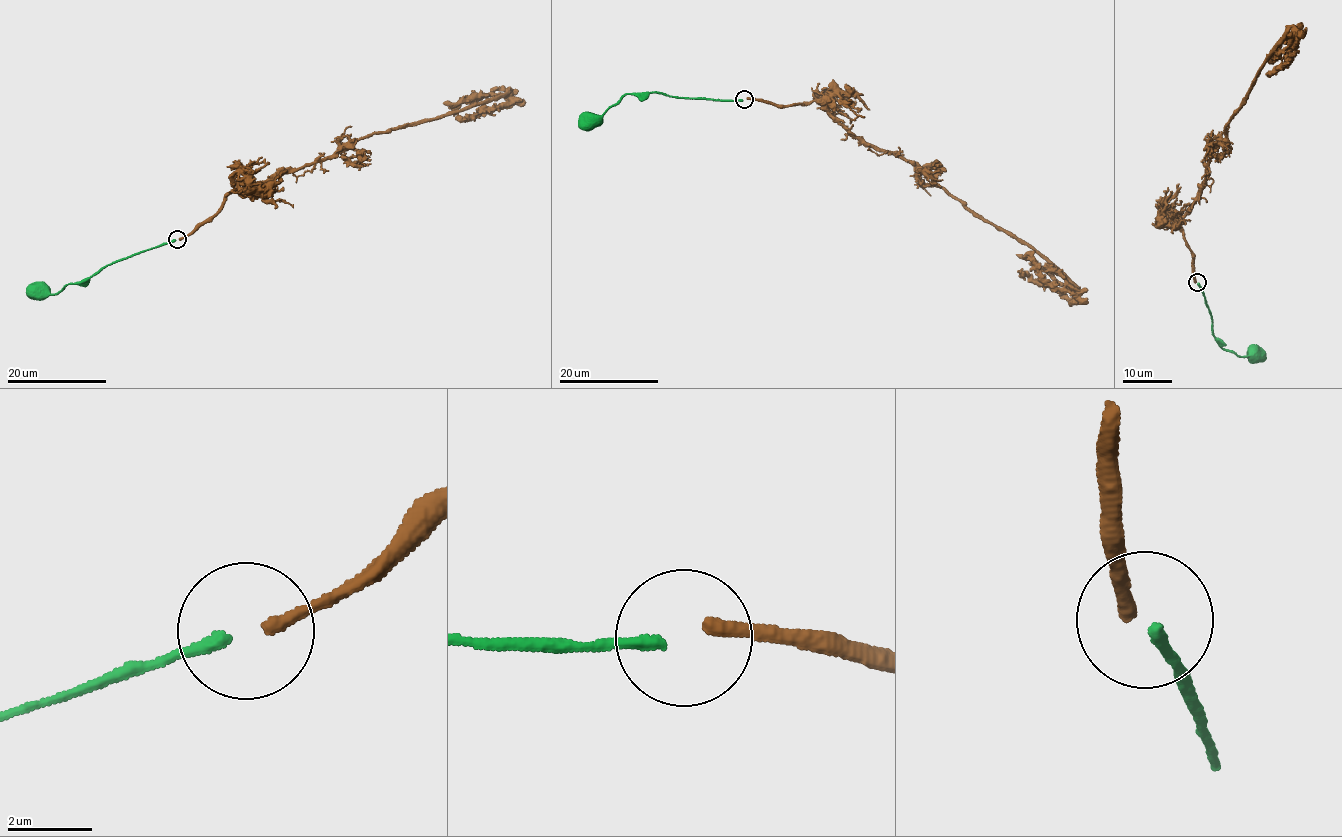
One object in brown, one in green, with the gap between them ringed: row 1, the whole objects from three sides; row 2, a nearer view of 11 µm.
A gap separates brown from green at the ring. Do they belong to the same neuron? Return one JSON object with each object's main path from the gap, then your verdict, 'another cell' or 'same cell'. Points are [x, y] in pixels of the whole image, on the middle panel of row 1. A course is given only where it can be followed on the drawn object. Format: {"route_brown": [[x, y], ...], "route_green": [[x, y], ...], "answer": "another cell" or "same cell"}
{"route_brown": [[747, 99], [815, 100], [865, 142], [905, 158], [926, 184], [1032, 245], [1076, 291], [1064, 298], [1019, 270]], "route_green": [[742, 99], [677, 98], [654, 92], [625, 94], [603, 114], [595, 125], [588, 122]], "answer": "another cell"}

